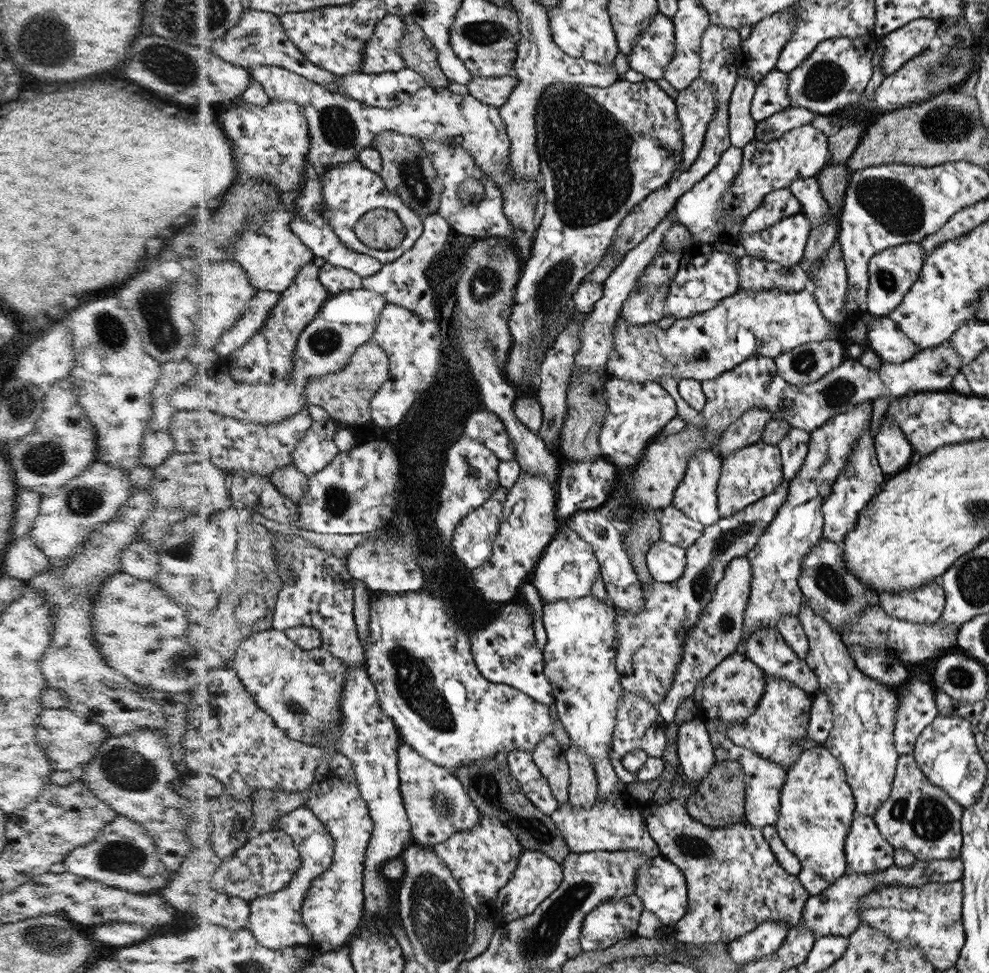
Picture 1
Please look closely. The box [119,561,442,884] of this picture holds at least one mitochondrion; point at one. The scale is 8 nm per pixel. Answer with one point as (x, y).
(296, 708)

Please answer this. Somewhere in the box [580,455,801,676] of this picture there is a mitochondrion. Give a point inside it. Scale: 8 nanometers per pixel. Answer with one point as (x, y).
(700, 583)

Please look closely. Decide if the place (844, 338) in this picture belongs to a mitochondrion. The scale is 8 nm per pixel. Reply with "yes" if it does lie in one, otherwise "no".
no

